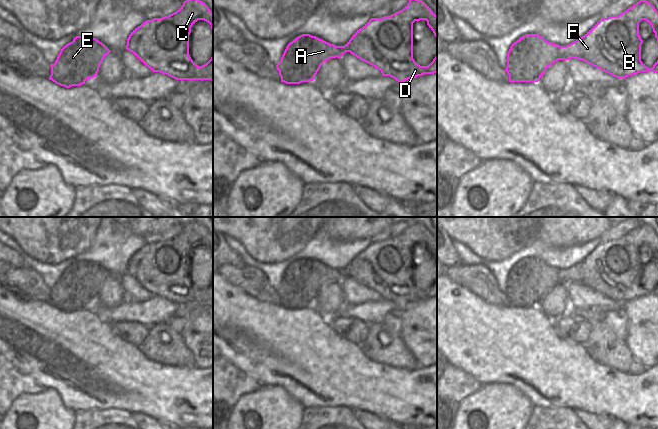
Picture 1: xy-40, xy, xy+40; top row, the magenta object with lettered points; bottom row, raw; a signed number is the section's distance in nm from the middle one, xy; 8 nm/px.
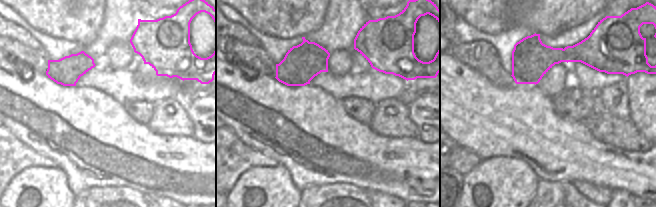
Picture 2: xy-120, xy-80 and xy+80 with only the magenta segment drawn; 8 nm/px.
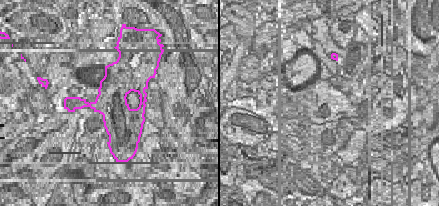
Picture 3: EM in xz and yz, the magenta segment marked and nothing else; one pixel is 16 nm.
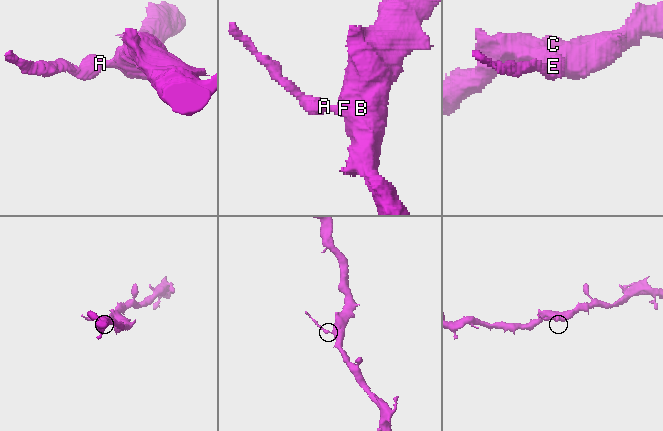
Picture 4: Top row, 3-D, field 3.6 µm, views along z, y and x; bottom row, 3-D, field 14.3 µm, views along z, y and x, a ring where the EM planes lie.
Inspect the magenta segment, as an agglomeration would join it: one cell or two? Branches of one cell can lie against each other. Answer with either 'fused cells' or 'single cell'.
fused cells

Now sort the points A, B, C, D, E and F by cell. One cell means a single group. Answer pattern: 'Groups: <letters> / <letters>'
Groups: A E / B C D F

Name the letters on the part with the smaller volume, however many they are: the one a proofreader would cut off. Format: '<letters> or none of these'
A, E

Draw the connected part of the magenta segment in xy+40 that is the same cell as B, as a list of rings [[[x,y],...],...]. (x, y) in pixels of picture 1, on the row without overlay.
[[[640,224],[618,240],[601,242],[584,260],[561,270],[561,284],[576,282],[616,302],[640,296],[658,296],[658,284],[652,292],[641,285],[639,247],[646,244],[658,264],[658,236],[646,224]]]

